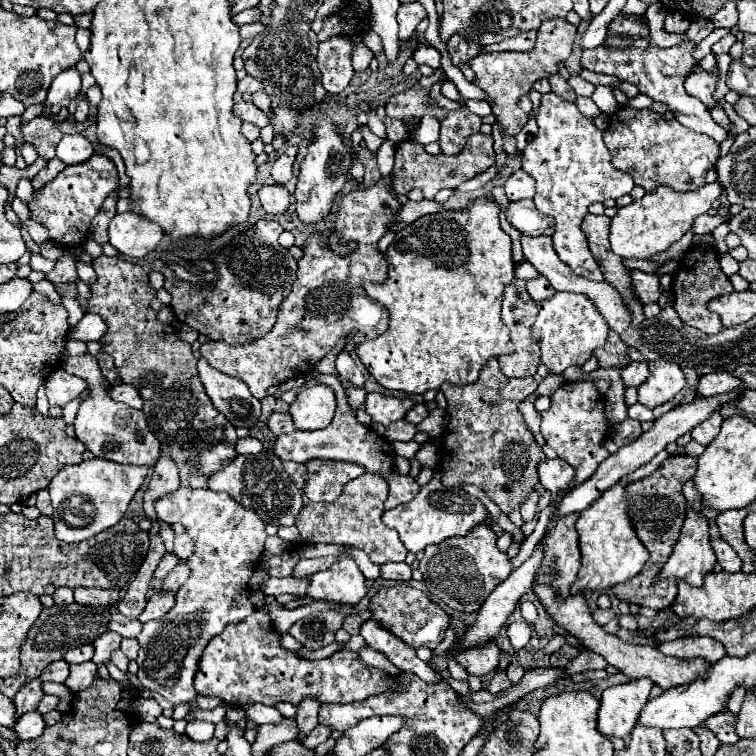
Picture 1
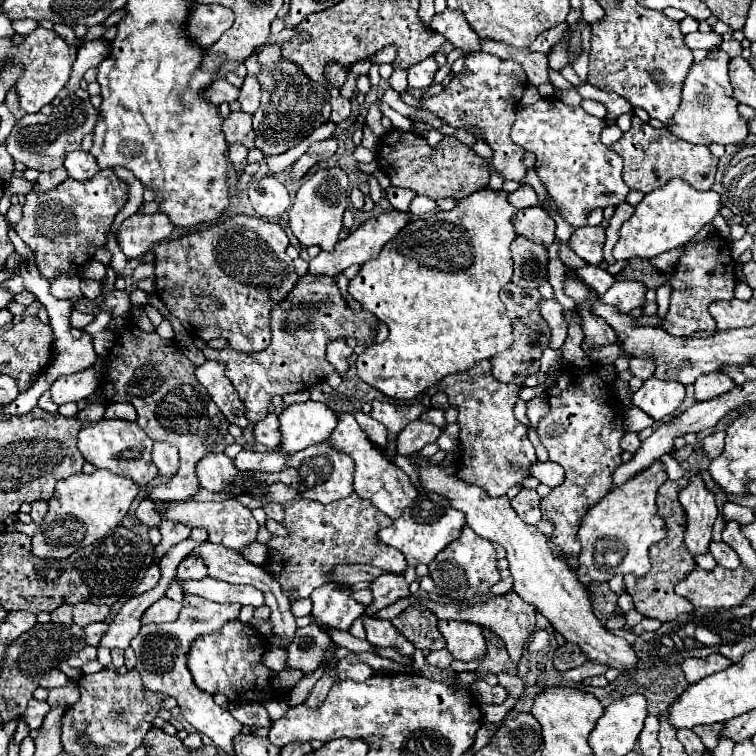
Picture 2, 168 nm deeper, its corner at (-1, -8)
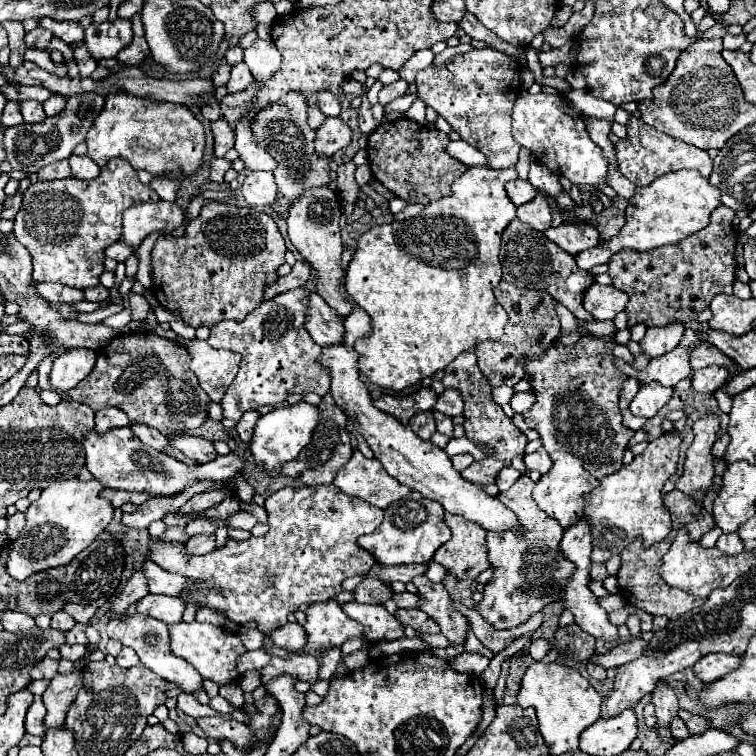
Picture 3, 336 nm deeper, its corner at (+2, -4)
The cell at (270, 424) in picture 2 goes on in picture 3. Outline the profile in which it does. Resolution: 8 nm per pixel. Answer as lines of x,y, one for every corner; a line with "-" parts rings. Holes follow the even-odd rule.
248,411
246,415
240,417
240,421
238,421
238,425
236,425
236,431
238,431
238,435
240,435
240,439
242,439
244,443
248,443
248,441
252,439
252,431
254,431
254,425
256,425
258,417
260,417
260,415
258,415
256,411

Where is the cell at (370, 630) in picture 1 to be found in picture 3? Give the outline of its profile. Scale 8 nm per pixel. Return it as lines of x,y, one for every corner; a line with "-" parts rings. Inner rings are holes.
350,601
342,605
344,613
364,625
364,637
368,641
382,641
382,639
400,639
404,637
404,629
400,621
390,615
384,605
362,605
358,601

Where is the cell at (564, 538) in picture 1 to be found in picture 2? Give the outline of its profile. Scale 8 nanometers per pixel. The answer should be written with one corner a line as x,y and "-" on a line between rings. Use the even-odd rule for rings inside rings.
592,364
577,369
567,366
566,371
560,372
557,383
547,391
547,396
551,413
539,421
537,433
549,451
549,459
565,469
565,483
541,499
541,511
543,519
551,521
555,527
551,543
571,559
577,557
581,549
577,529
583,517
611,489
611,473
621,465
623,451
619,439
625,433
623,417
613,405
611,387
603,383
597,373
592,373

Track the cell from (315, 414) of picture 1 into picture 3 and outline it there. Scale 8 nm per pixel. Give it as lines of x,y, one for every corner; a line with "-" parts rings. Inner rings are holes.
296,403
296,405
280,405
274,407
274,411
270,411
268,415
262,415
260,421
256,423
254,429
254,437
248,445
248,451
254,457
254,463
266,471
270,477
276,477
282,469
284,463
292,461
298,457
298,453
304,449
304,445
310,441
314,427
318,425
320,413
318,407
310,405
310,403

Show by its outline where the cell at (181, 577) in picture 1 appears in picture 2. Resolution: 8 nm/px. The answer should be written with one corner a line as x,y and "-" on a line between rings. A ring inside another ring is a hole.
187,555
177,567
177,581
191,581
191,579
203,579
203,577
207,577
205,563
195,555

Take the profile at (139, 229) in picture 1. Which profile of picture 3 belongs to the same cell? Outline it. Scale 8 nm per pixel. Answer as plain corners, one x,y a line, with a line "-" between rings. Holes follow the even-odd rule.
158,201
158,203
138,203
126,209
122,229
122,241
138,247
142,239
152,231
174,231
184,223
184,211
176,203

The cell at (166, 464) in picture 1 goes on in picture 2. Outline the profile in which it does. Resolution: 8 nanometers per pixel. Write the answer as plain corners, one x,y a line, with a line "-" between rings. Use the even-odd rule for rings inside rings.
155,443
153,445
153,463
157,465
161,479
171,479
179,469
177,449
167,443

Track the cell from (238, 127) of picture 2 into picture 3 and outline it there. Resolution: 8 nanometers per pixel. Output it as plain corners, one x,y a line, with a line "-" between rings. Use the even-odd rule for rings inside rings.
224,119
212,123
212,135
214,135
214,157
222,157
228,149
234,147
234,131

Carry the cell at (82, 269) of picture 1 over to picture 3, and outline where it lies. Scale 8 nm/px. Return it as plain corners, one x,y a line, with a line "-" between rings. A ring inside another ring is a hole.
98,285
98,287
86,289
86,291
84,291
84,295
86,295
86,299
88,299
88,301
106,301
106,299
108,299
108,295
110,295
110,291
108,291
106,287

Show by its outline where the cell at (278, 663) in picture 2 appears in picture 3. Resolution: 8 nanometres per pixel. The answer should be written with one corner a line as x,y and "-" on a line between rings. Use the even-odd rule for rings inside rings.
256,649
256,651
246,651
240,659
238,659
238,673
244,673
248,669
262,669
264,665
268,665
270,655
264,649

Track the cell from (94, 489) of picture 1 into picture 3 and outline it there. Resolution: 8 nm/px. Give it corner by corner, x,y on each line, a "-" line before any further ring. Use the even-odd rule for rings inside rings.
50,481
48,487
42,491
40,499
30,503
26,509
26,525
20,531
20,537
12,541
12,551
6,559
6,571
16,581
26,581
26,577
68,565
80,551
84,551
96,537
102,533
114,515
110,503
98,493
104,491
102,483
92,481

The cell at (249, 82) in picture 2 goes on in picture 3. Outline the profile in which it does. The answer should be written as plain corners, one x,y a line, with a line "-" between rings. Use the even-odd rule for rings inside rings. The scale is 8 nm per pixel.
238,63
238,65
232,65
232,71
230,71
230,81
226,83
228,87
228,93
238,93
242,91
244,87
248,87
252,83
252,73
250,69
246,67
246,63

